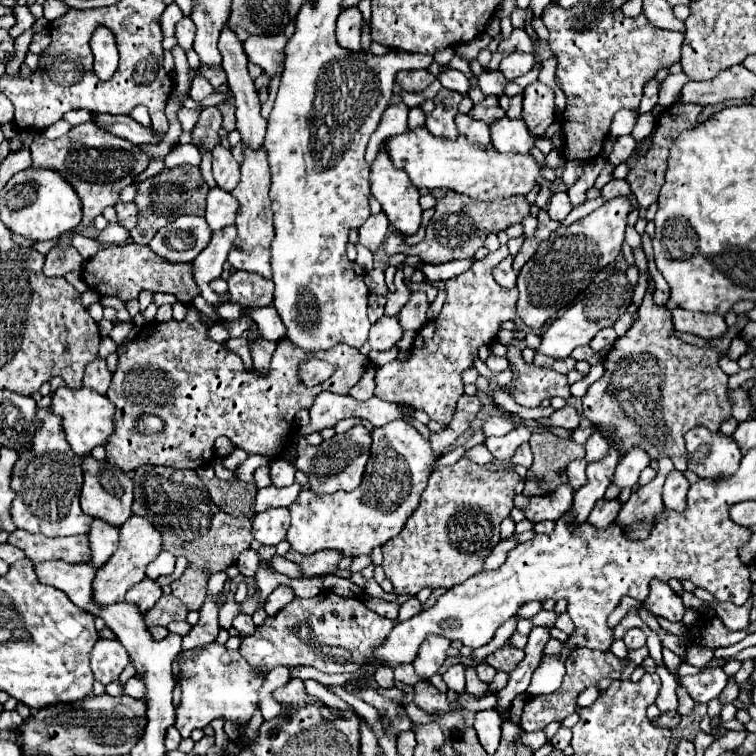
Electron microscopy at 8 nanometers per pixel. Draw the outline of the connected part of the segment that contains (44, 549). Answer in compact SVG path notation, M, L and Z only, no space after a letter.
M15 530L9 534L7 542L23 548L33 562L59 560L59 558L65 562L89 562L91 560L87 536L47 538L41 534L29 534L25 530Z

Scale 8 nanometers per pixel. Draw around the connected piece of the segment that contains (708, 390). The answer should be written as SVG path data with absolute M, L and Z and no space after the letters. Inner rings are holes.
M647 292L643 304L639 306L639 320L633 328L621 336L605 360L603 376L589 386L583 396L583 414L585 418L599 428L605 438L611 438L615 448L621 452L619 460L631 448L643 448L649 458L671 458L677 470L687 470L687 450L685 450L685 432L695 426L705 426L711 432L719 432L719 426L731 418L731 398L727 392L727 374L719 368L719 352L727 352L731 338L739 334L749 319L746 313L737 316L737 326L729 328L729 332L721 340L711 340L709 348L691 346L671 334L673 322L671 312L665 306L657 306L653 302L653 292Z

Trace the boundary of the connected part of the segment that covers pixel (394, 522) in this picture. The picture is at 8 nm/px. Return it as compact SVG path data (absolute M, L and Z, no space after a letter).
M403 420L373 428L371 440L371 458L365 476L353 492L317 496L311 490L301 490L299 498L289 506L291 526L287 530L287 540L293 550L313 554L325 548L335 548L345 556L371 554L375 546L397 536L405 520L413 514L433 472L433 462L437 460L429 440L423 440L423 436Z

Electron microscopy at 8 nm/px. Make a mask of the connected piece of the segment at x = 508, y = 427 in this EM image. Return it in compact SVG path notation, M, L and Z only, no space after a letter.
M493 416L493 418L489 418L483 424L483 434L485 434L485 438L489 438L489 436L503 436L503 434L511 432L513 428L515 428L515 424L511 420L501 418L501 416Z

